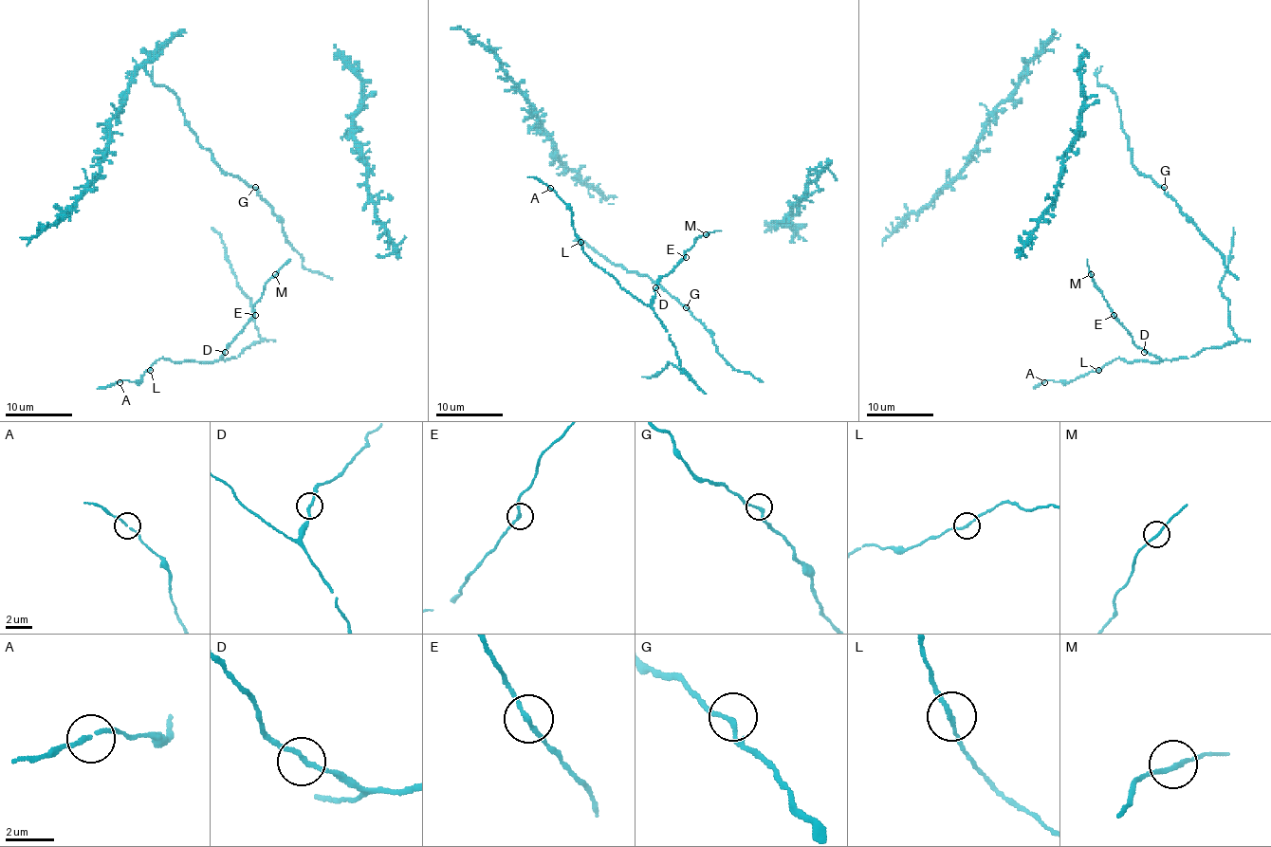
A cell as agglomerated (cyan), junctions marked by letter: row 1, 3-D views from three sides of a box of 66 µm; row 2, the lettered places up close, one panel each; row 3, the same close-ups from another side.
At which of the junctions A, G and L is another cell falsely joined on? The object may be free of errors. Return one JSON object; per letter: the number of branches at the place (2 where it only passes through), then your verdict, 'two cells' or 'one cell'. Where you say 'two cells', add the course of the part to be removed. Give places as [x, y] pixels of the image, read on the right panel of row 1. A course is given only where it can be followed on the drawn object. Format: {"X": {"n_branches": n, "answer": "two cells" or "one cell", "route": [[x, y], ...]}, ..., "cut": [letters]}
{"A": {"n_branches": 2, "answer": "one cell"}, "G": {"n_branches": 2, "answer": "one cell"}, "L": {"n_branches": 2, "answer": "one cell"}, "cut": []}

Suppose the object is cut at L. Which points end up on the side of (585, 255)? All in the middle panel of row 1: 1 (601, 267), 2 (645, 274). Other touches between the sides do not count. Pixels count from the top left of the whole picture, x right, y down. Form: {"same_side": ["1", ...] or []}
{"same_side": ["1"]}

